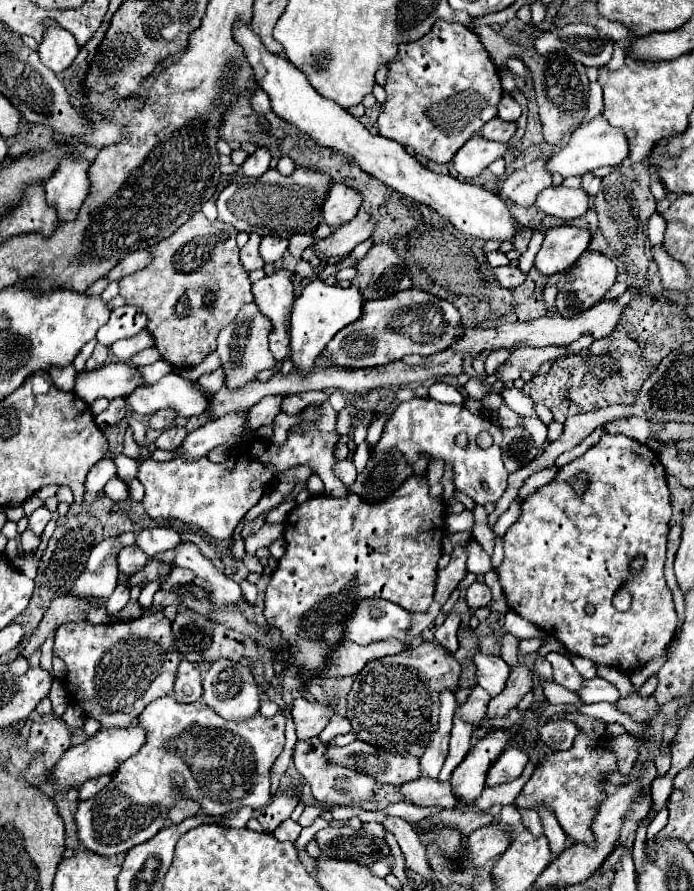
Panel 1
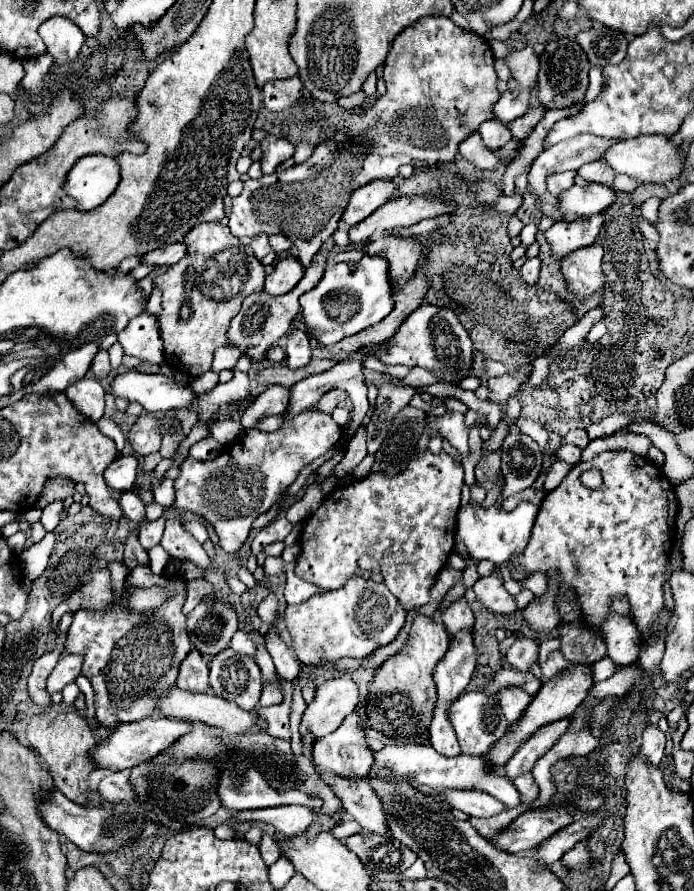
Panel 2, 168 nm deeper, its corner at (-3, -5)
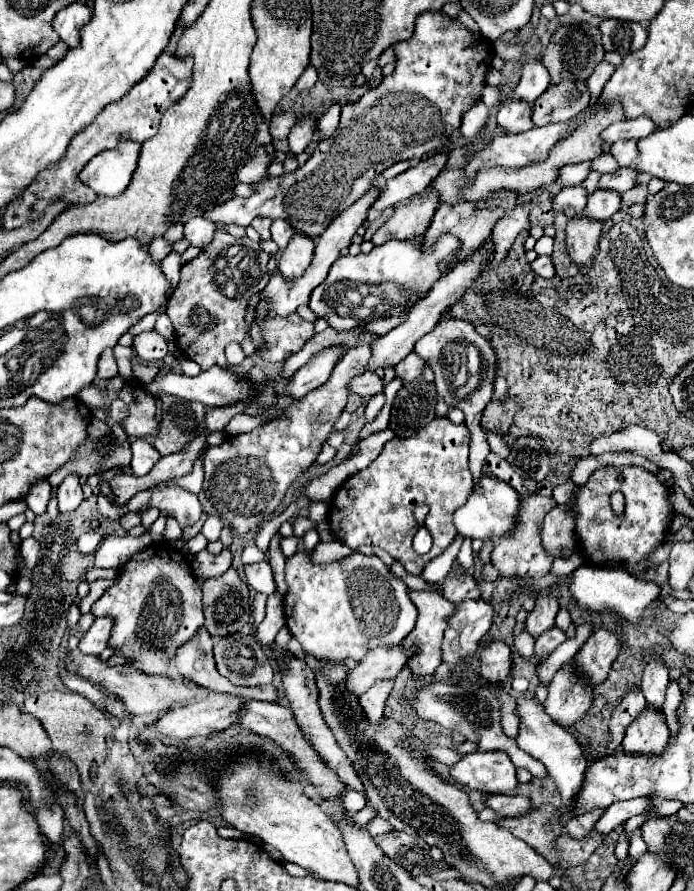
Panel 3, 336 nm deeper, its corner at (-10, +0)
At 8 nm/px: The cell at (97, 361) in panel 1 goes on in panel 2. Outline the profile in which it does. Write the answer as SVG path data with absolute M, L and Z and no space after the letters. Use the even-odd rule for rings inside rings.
M100 350L92 362L92 374L94 378L102 380L110 374L110 360L108 360L108 350Z

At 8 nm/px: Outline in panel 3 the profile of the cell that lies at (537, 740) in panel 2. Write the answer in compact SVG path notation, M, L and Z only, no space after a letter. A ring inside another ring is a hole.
M569 663L555 673L547 689L549 697L545 701L545 711L561 727L571 727L581 721L593 703L589 687L581 687L581 683L569 675Z

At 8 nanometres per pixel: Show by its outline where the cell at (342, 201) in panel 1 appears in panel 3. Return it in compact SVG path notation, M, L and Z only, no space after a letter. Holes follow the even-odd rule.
M439 153L427 159L421 159L417 165L389 179L387 185L381 189L379 197L375 199L375 203L371 205L371 209L383 211L399 201L407 201L415 195L421 195L429 187L429 183L443 171L445 161L447 161L447 153Z

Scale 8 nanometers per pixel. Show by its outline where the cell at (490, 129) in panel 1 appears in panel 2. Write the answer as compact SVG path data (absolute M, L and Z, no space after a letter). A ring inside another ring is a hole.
M542 104L538 108L530 108L524 116L520 116L518 120L510 122L508 128L512 130L512 136L514 140L524 140L532 130L534 130L534 124L538 124L538 120L542 120L542 116L546 114L546 110L542 108Z

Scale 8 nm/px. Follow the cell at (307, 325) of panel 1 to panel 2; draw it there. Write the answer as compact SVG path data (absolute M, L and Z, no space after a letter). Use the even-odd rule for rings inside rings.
M364 256L362 262L354 264L330 264L322 280L306 294L300 296L302 316L320 344L336 344L346 336L358 334L360 330L384 320L392 308L394 288L388 274L388 262L384 256Z

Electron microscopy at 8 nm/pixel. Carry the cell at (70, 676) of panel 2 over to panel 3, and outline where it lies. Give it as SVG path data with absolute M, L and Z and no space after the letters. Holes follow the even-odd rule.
M95 619L93 625L89 627L89 631L81 637L79 651L99 655L107 647L109 627L111 627L111 619Z

